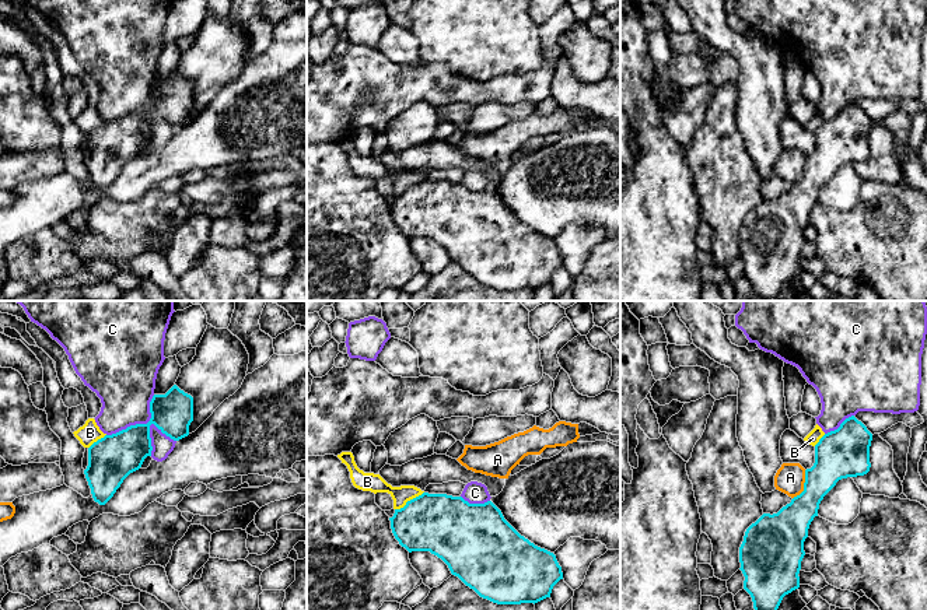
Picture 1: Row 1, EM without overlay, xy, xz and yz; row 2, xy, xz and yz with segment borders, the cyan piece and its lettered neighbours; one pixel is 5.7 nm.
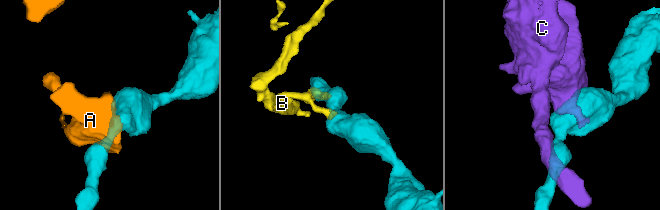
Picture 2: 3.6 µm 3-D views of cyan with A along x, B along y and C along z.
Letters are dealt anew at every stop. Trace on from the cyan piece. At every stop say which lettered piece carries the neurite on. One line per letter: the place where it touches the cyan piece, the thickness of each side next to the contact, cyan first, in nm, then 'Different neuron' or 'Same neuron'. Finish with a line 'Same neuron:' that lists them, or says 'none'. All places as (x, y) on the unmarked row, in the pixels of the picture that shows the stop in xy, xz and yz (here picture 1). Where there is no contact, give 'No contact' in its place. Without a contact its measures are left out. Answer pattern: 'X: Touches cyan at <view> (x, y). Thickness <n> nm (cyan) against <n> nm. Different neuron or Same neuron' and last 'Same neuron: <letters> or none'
A: Touches cyan at yz (804, 172). Thickness 260 nm (cyan) against 170 nm. Different neuron
B: Touches cyan at xz (410, 186). Thickness 340 nm (cyan) against 110 nm. Different neuron
C: Touches cyan at xy (140, 111). Thickness 260 nm (cyan) against 340 nm. Different neuron
Same neuron: none

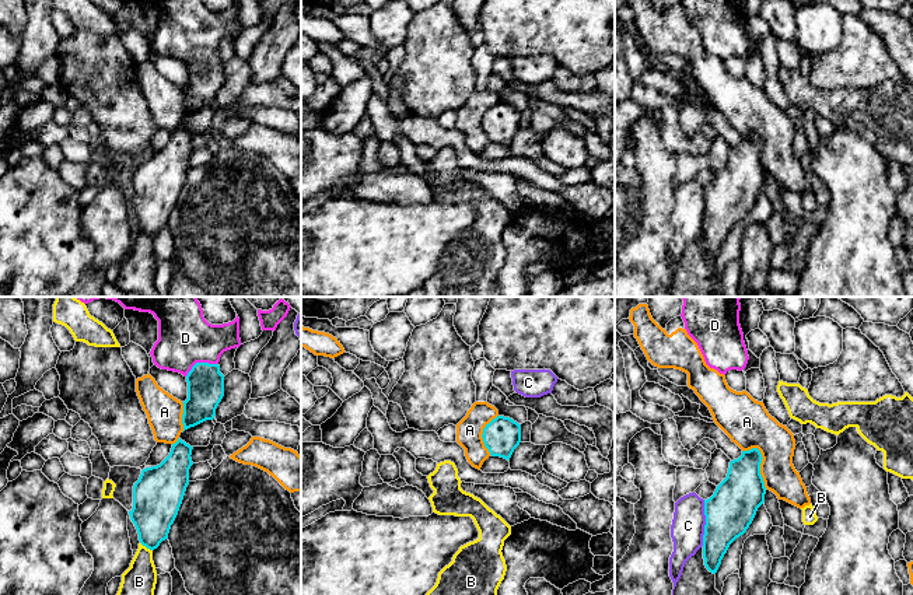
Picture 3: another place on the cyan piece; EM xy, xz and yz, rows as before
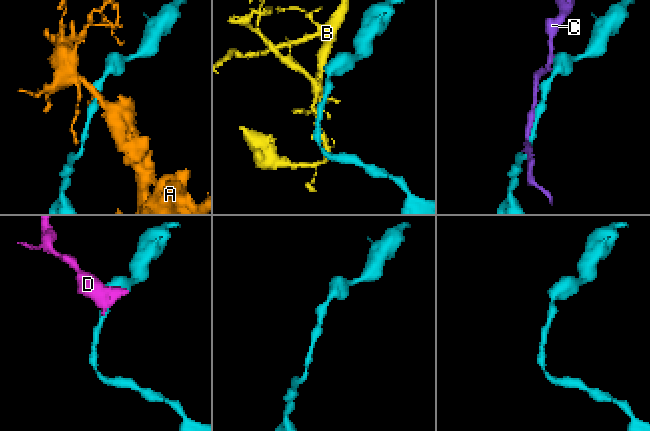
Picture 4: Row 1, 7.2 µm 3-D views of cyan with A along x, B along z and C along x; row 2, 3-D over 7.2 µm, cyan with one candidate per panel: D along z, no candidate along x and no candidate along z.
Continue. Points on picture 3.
A: Touches cyan at yz (761, 147). Thickness 260 nm (cyan) against 260 nm. Different neuron
B: Touches cyan at xy (146, 233). Thickness 260 nm (cyan) against 200 nm. Different neuron
C: Touches cyan at yz (706, 209). Thickness 280 nm (cyan) against 190 nm. Different neuron
D: Touches cyan at xy (200, 49). Thickness 200 nm (cyan) against 300 nm. Different neuron
Same neuron: none

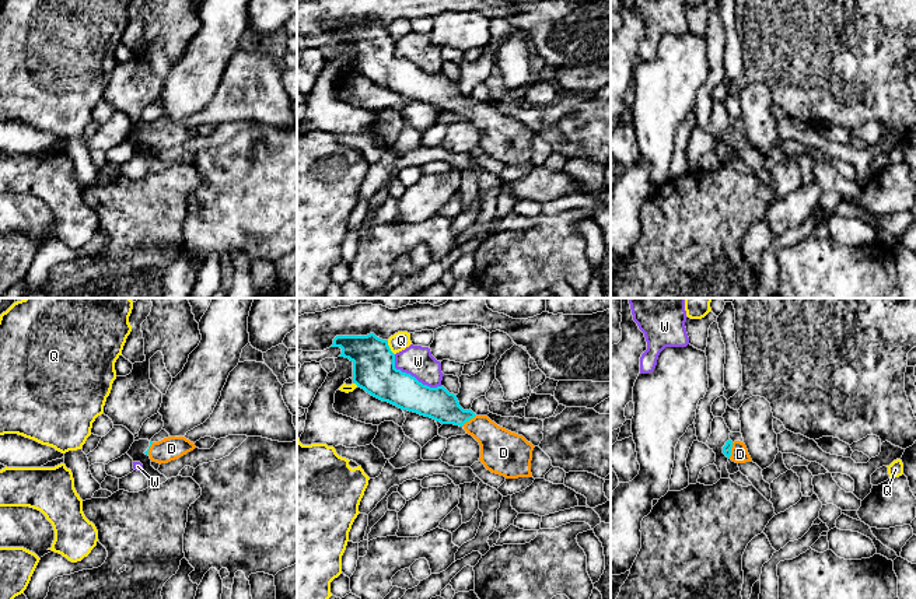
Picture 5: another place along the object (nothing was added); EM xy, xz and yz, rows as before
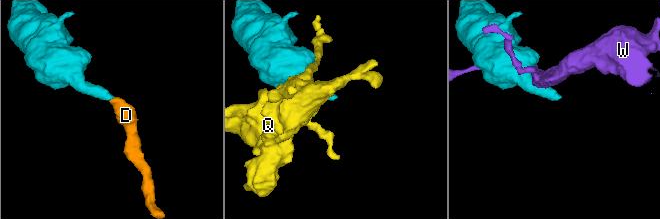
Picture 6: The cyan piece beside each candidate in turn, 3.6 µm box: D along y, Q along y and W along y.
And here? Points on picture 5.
D: Touches cyan at yz (730, 137). Thickness 50 nm (cyan) against 100 nm. Same neuron
Q: Touches cyan at xz (390, 35). Thickness 240 nm (cyan) against 100 nm. Different neuron
W: Touches cyan at xz (411, 62). Thickness 240 nm (cyan) against 170 nm. Different neuron
Same neuron: D

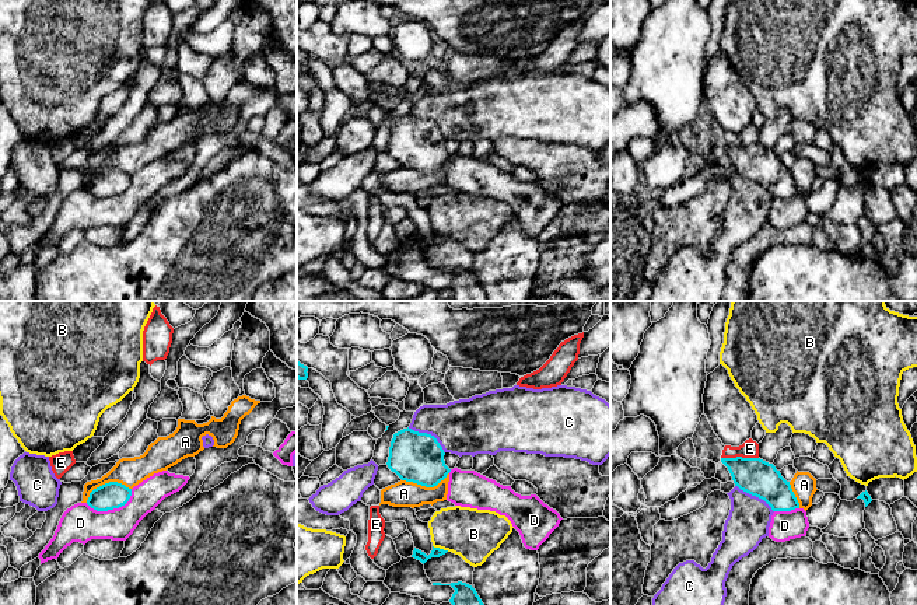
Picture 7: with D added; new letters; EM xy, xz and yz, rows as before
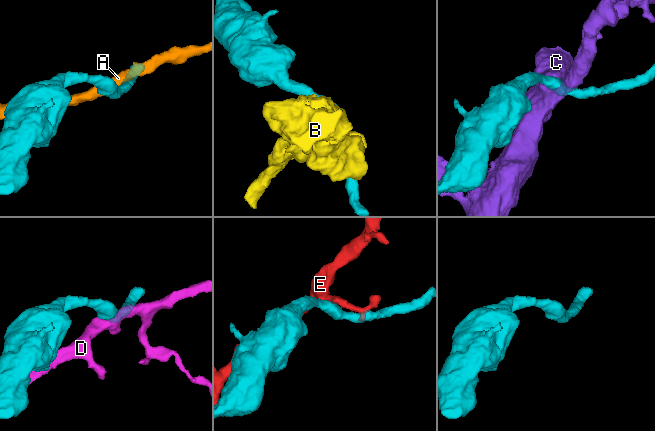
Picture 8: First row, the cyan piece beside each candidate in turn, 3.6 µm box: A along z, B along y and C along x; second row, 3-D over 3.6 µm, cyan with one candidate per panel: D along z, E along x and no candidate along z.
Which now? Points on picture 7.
A: Touches cyan at xy (105, 170). Thickness 150 nm (cyan) against 160 nm. Different neuron
B: Touches cyan at xz (441, 235). Thickness 60 nm (cyan) against 300 nm. Different neuron
C: Touches cyan at xz (429, 121). Thickness 280 nm (cyan) against 320 nm. Different neuron
D: Touches cyan at xy (112, 195). Thickness 150 nm (cyan) against 220 nm. Different neuron
E: Touches cyan at yz (739, 143). Thickness 200 nm (cyan) against 100 nm. Different neuron
Same neuron: none

